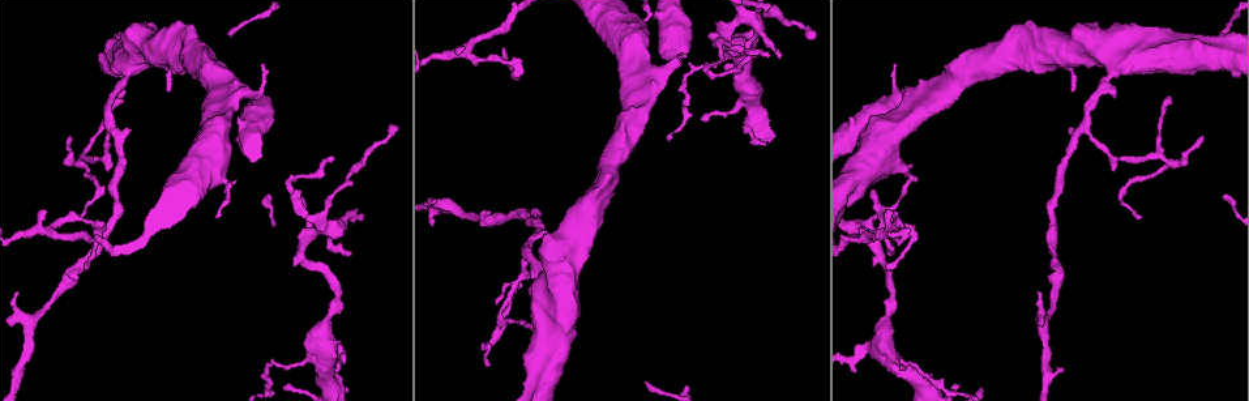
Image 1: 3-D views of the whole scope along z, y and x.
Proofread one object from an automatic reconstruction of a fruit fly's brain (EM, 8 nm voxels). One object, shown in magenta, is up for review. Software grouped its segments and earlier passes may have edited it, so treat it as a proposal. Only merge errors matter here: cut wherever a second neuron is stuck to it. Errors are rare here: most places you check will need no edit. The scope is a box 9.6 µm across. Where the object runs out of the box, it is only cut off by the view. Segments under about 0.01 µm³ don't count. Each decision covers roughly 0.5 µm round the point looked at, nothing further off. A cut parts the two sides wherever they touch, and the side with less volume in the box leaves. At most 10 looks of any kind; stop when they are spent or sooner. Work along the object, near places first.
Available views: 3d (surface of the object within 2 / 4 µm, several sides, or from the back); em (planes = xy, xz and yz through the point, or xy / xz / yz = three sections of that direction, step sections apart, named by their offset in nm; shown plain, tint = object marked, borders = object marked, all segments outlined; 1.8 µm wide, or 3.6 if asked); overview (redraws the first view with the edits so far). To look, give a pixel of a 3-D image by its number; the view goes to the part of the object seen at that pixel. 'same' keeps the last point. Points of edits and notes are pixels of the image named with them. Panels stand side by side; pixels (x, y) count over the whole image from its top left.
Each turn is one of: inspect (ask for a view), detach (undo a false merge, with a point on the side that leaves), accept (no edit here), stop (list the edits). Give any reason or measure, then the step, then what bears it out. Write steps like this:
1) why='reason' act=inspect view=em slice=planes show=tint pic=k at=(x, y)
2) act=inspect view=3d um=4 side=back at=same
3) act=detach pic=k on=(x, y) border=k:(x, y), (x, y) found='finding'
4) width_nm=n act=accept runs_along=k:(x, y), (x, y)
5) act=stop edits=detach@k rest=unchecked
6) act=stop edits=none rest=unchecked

why='sharp bend' act=inspect view=em slice=xz step=4 show=tint pic=1 at=(891, 357)

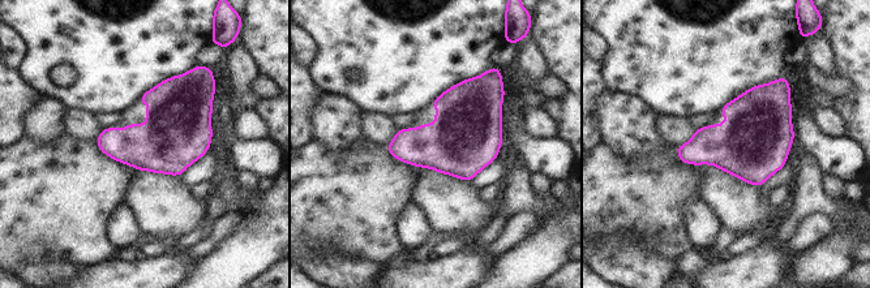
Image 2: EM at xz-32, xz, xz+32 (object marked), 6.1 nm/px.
act=inspect view=em slice=planes show=tint at=same

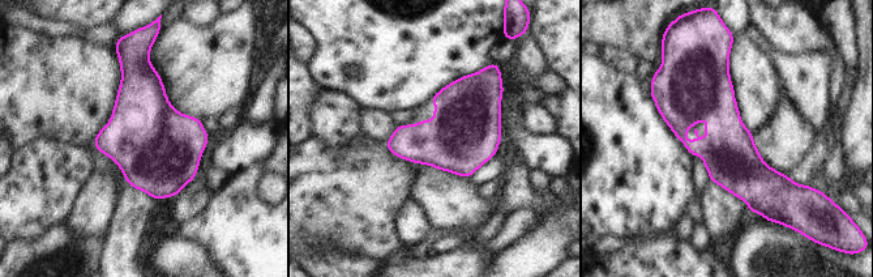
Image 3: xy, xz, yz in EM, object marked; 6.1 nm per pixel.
act=accept runs_along=3:(720, 63), (728, 153), (762, 211) found='all the same neuron'

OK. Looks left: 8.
why='branch point' act=inspect view=3d um=4 pic=1 at=(28, 322)

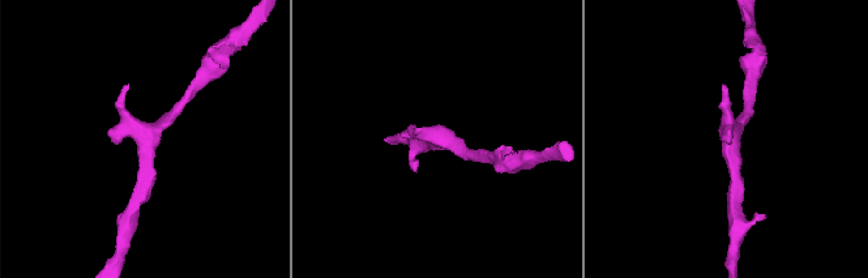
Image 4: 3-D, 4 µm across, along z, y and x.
why='need the tissue' act=inspect view=em slice=planes show=tint pic=4 at=(149, 138)

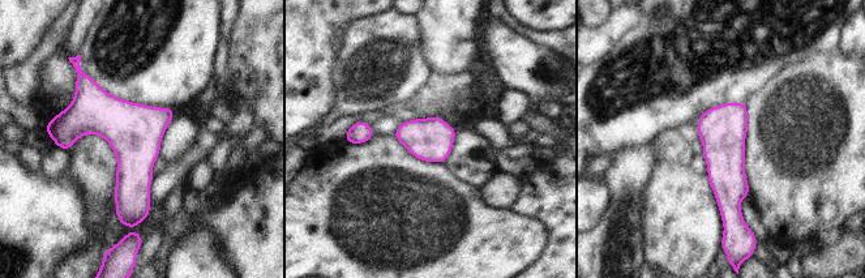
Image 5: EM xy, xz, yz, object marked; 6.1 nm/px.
act=accept found='all the same neuron'

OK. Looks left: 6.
why='arms part here' act=inspect view=em slice=planes show=tint pic=1 at=(466, 53)

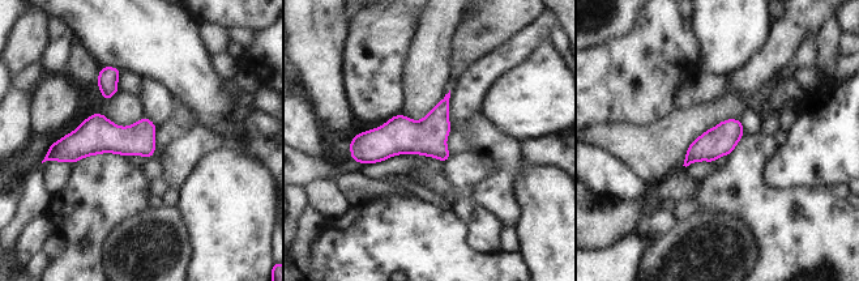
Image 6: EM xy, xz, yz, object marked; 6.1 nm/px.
act=accept runs_along=6:(447, 102), (415, 136), (354, 157) found='all the same neuron'

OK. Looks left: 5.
why='a fork' act=inspect view=em slice=planes show=plain pic=1 at=(500, 327)

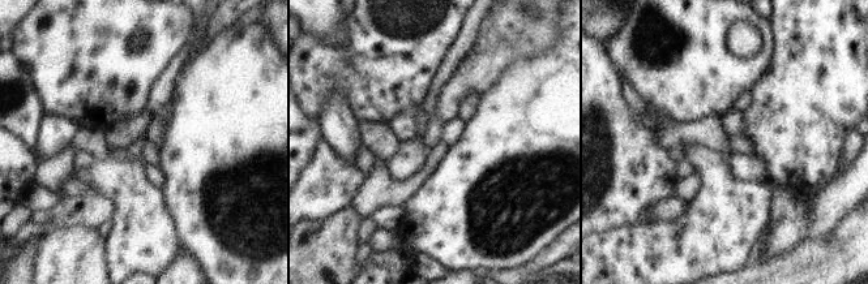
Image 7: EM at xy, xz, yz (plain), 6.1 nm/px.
why='what lies round it' act=inspect view=em slice=planes show=borders at=same

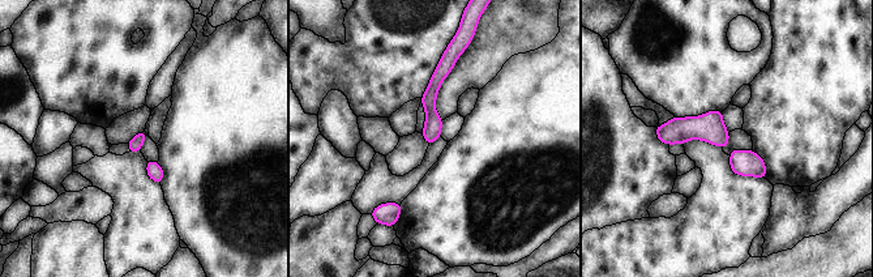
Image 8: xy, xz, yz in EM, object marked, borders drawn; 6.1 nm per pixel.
act=accept runs_along=8:(449, 62), (431, 93), (428, 139) found='continuous, no second neuron'

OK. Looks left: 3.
act=stop edits=none rest=unchecked

